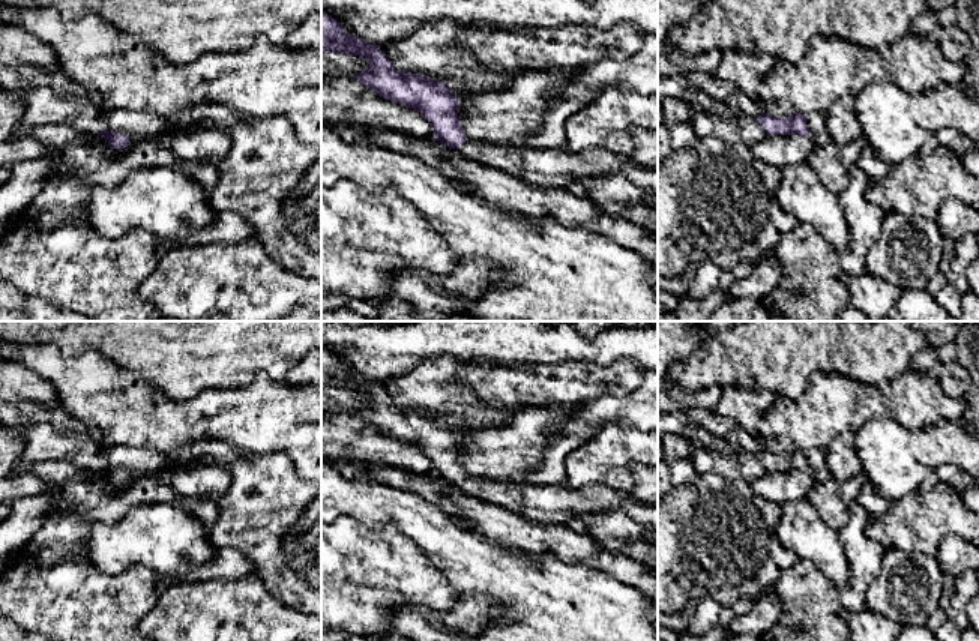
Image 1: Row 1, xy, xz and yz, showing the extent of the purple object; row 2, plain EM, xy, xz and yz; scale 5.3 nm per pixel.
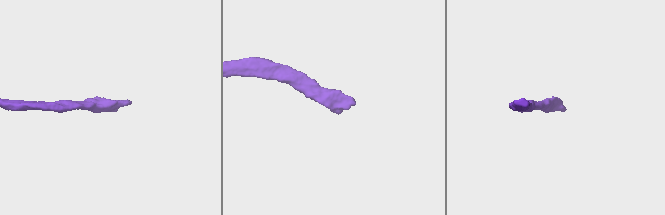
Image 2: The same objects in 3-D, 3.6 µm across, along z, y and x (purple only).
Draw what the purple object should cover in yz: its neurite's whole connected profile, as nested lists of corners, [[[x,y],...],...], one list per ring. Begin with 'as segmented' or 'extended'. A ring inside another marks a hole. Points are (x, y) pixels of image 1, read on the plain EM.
extended; [[[811,447],[808,450],[794,449],[790,453],[761,450],[755,456],[767,471],[800,470],[809,473],[817,482],[830,479],[824,447]]]

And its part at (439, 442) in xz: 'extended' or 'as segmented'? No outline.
extended

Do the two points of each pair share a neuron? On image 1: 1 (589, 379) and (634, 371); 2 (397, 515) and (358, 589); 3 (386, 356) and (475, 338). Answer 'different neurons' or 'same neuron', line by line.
1: same neuron
2: different neurons
3: same neuron

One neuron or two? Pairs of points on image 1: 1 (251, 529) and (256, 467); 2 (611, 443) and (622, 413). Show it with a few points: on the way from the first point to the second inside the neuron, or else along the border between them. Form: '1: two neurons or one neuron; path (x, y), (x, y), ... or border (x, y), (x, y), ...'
1: one neuron; path (256, 514), (256, 482)
2: two neurons; border (641, 430), (632, 425), (605, 424), (598, 431)

